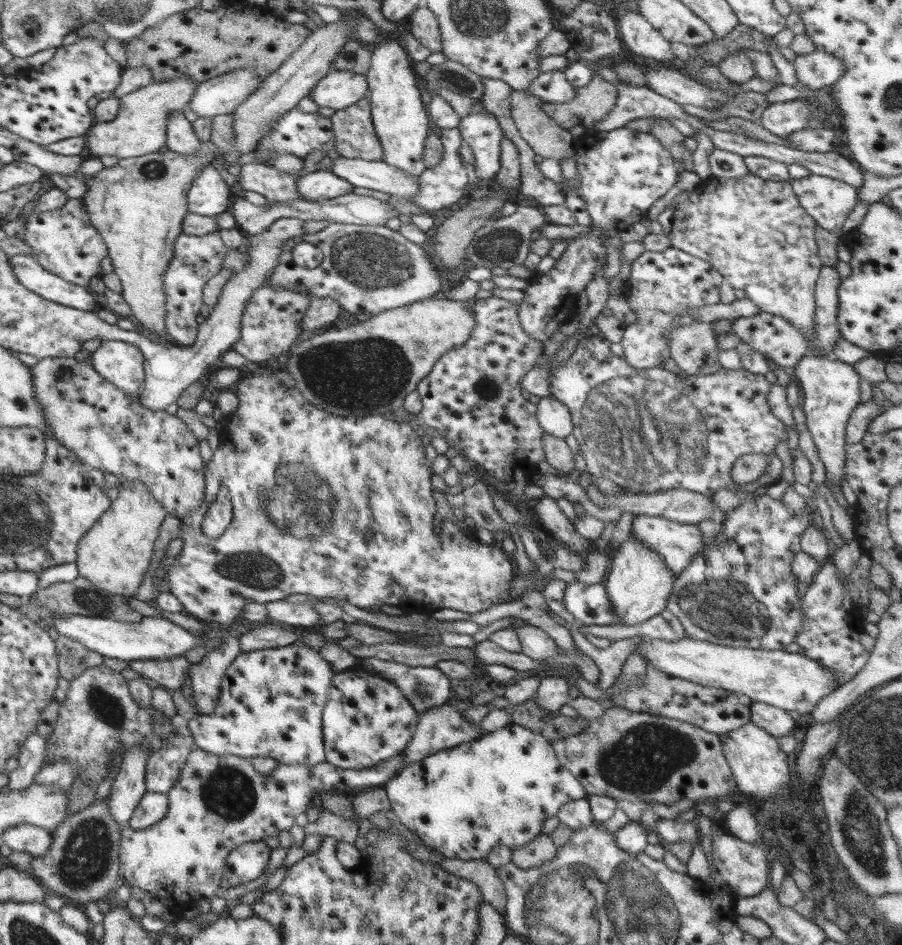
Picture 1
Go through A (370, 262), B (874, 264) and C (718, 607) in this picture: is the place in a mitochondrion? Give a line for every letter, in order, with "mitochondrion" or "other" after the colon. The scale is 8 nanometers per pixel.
A: mitochondrion
B: other
C: mitochondrion

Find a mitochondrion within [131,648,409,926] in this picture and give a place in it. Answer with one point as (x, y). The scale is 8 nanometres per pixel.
(227, 792)

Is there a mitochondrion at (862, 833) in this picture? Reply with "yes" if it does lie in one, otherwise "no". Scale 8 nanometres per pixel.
yes

